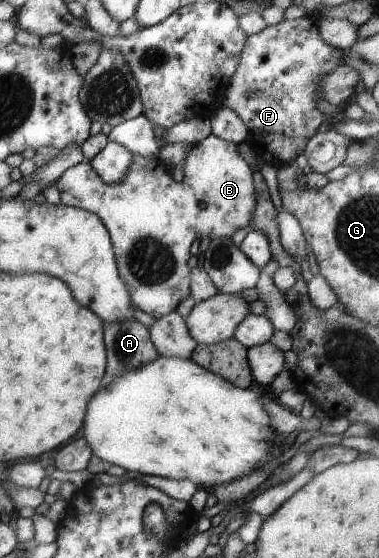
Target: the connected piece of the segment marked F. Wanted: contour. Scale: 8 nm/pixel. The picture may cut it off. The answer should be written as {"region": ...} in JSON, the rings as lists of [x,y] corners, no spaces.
{"region":[[[303,16],[267,26],[261,33],[248,36],[238,69],[231,80],[230,87],[226,89],[224,105],[233,109],[243,120],[249,131],[247,142],[254,147],[258,159],[262,159],[267,167],[275,167],[275,169],[285,167],[289,161],[299,157],[305,151],[311,137],[317,135],[319,126],[323,123],[325,115],[317,108],[317,102],[323,97],[317,85],[321,83],[323,75],[343,65],[343,56],[347,54],[345,50],[335,49],[333,45],[323,41],[318,23],[321,23],[319,16]]]}

